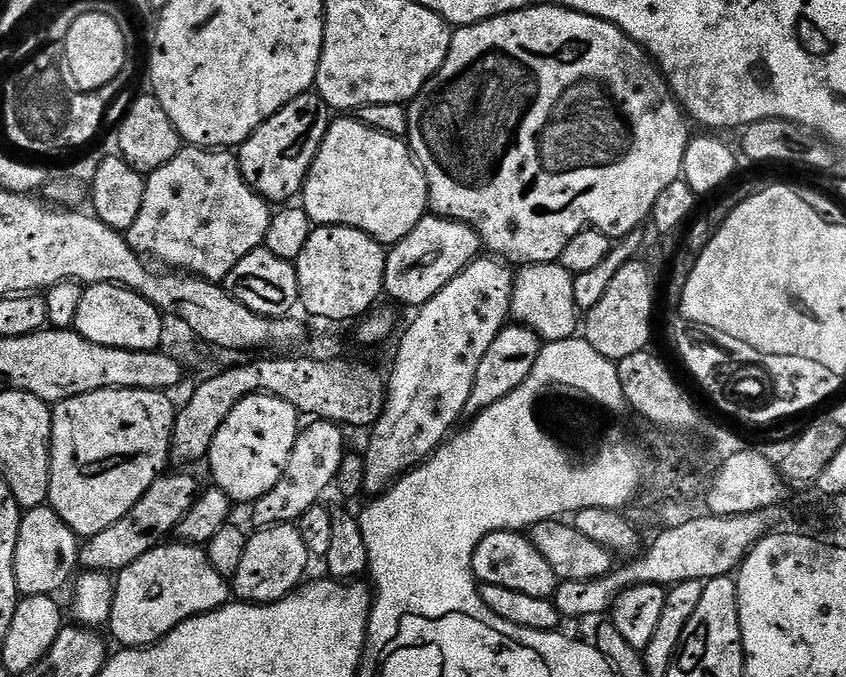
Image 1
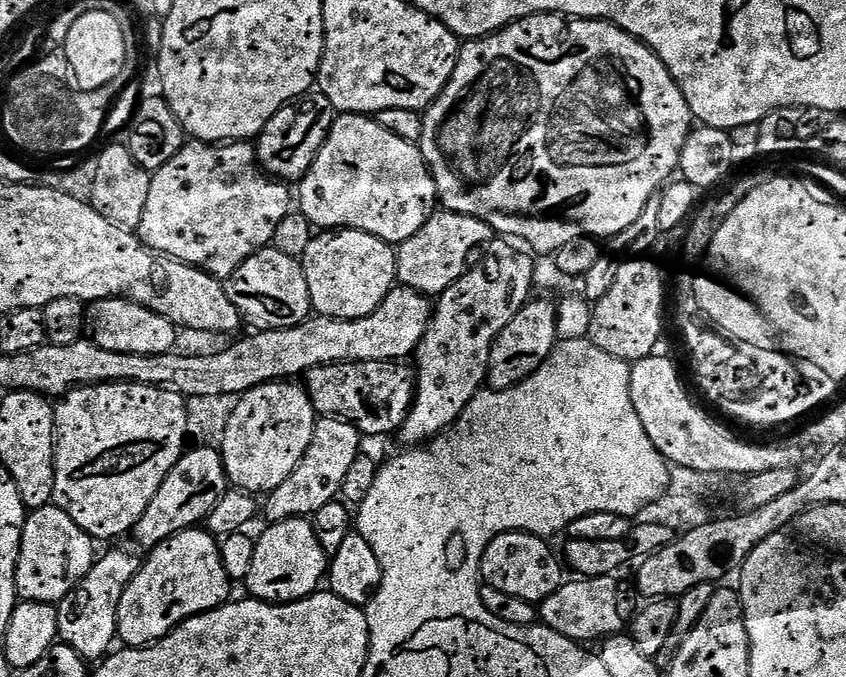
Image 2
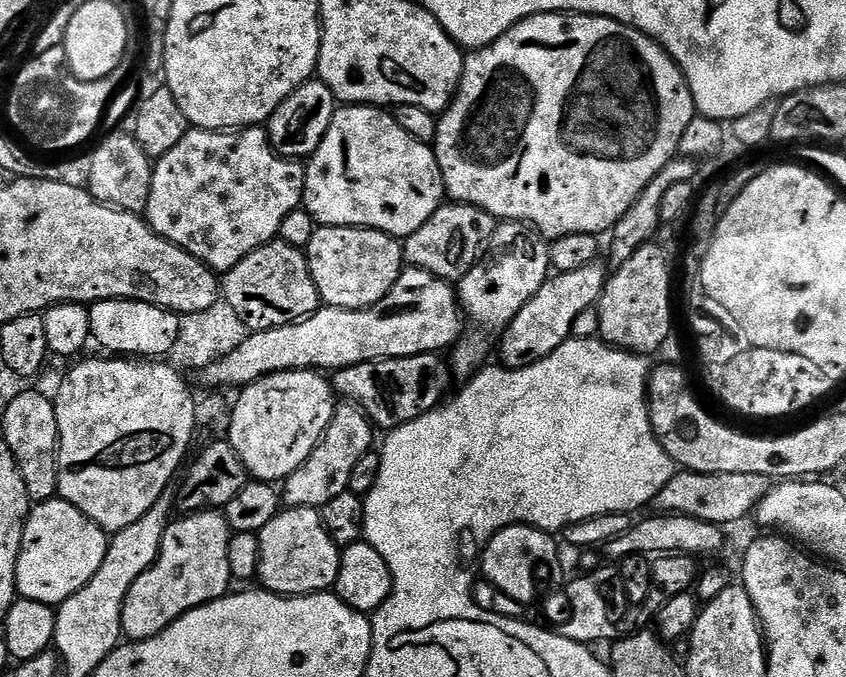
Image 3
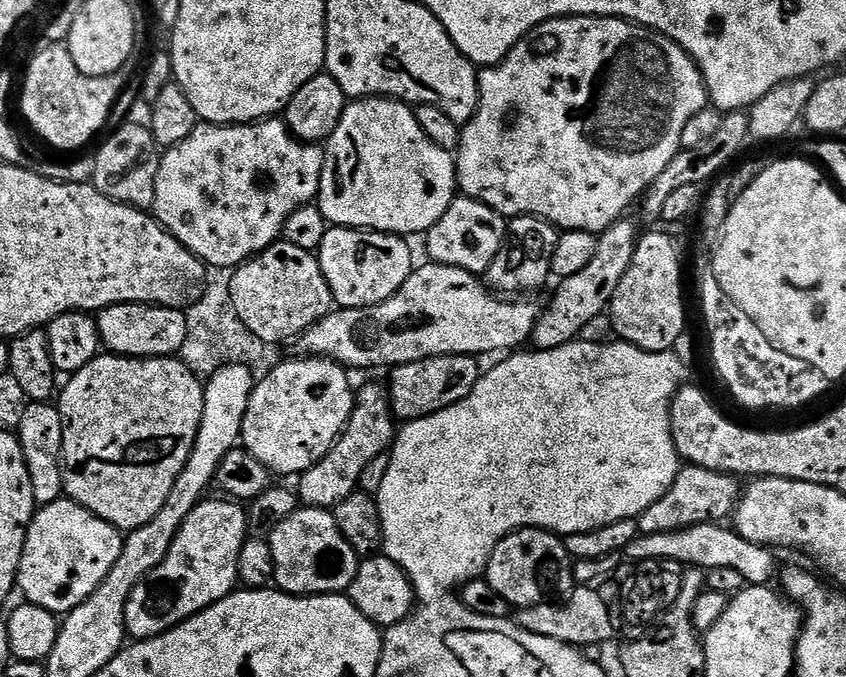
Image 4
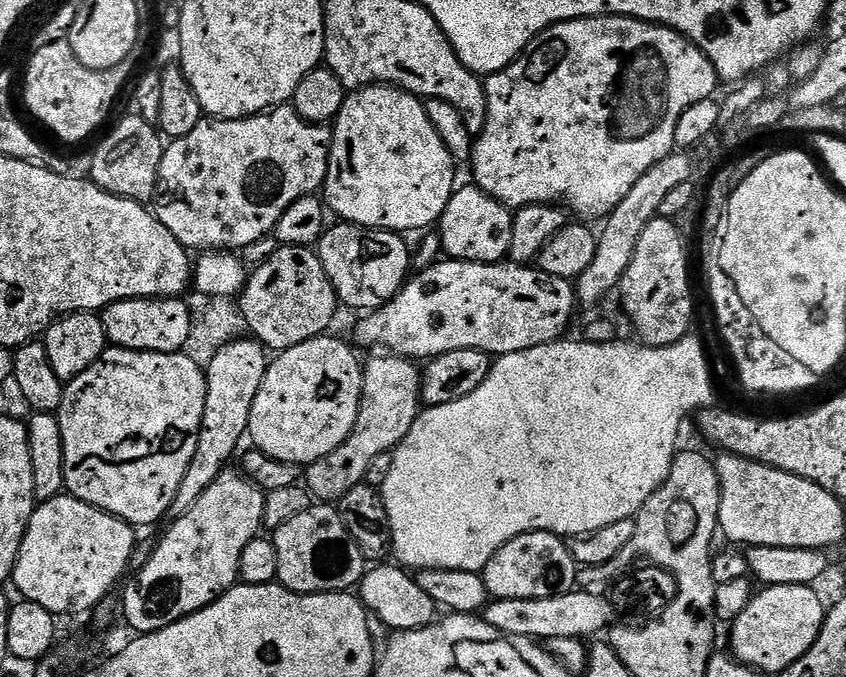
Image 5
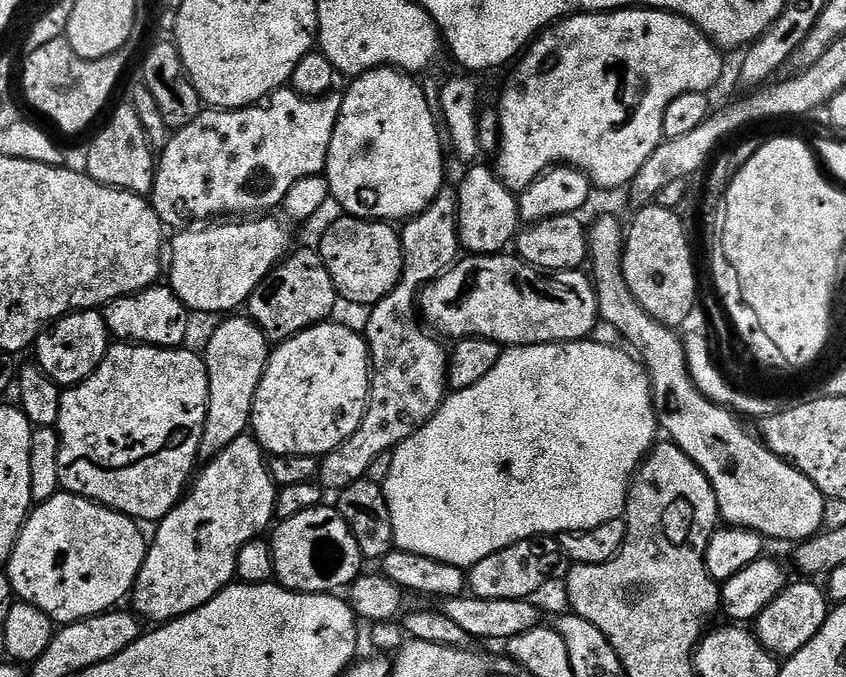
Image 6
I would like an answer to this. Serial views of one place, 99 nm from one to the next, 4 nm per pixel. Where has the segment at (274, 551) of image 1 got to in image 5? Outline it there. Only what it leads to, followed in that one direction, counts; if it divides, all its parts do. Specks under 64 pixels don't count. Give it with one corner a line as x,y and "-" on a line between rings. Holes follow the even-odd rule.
313,506
298,518
290,518
275,529
274,543
278,556
276,580
292,592
347,592
359,585
366,571
362,550
358,550
339,511
332,506

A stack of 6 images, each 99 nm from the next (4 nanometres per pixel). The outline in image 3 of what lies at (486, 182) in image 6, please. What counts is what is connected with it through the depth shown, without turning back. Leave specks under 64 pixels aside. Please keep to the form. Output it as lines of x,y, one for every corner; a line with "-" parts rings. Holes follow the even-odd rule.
455,202
445,203
422,227
403,241
404,259
411,267
439,276
441,280
459,282
481,259
485,251
484,243
491,238
496,227
496,217
480,208

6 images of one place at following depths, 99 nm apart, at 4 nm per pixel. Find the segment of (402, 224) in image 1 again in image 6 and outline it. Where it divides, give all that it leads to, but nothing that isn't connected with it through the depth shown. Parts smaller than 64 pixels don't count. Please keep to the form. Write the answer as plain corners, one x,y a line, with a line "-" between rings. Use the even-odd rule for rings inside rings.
391,66
386,68
375,68
369,72
363,72
361,76
355,77
352,84
345,92
342,92
340,102
340,117
334,126
334,134
330,138
330,150
328,151
328,167
326,175
328,185
332,191
331,199
336,200
344,207
343,211
349,216
356,216
359,220
378,220
381,222
407,222
414,216
425,212
431,204
445,191
444,188
444,148
440,145
440,136
442,140
442,128
438,123
437,113
428,105
428,96
420,89
420,84
415,75
402,72
399,68

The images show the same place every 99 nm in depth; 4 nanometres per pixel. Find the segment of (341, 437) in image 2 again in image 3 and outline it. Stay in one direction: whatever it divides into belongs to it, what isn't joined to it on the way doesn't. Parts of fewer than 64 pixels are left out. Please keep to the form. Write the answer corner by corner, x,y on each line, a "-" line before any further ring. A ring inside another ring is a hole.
340,402
336,405
336,414
332,417
330,426
324,431
324,436
316,443
316,449
290,474
282,484
282,500
289,508
319,509
330,498
338,498
338,494
348,491
351,471
354,470
362,457
371,453
372,432
374,426
367,416
354,404

